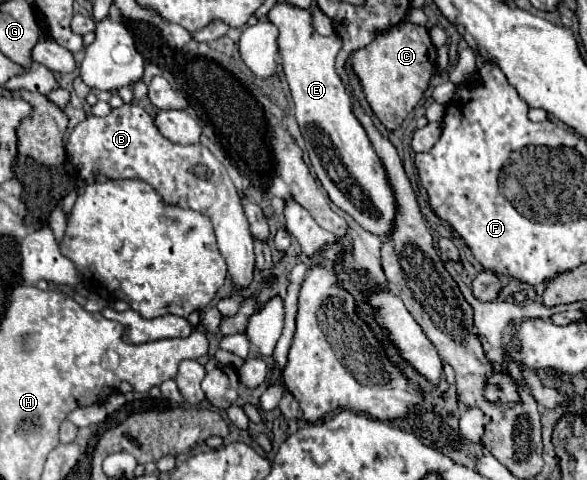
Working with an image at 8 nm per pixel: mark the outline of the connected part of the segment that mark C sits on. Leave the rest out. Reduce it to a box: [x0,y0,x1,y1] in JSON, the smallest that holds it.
[353,23,437,131]

